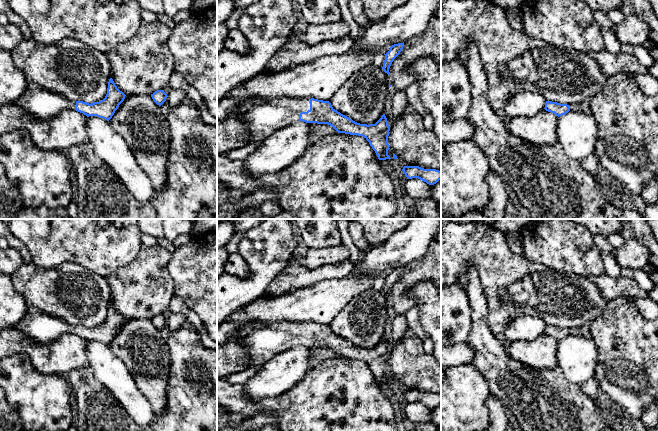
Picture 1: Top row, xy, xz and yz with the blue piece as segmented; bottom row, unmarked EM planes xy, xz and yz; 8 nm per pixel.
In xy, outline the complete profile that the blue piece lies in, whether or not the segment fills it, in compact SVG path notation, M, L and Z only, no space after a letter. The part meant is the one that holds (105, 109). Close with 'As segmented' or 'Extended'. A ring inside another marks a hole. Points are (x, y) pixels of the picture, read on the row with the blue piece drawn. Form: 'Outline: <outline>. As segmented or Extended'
Outline: M109 79L107 94L99 102L89 104L83 101L72 101L64 96L51 93L46 89L27 82L25 93L16 100L15 104L39 119L50 119L66 109L76 110L87 117L97 116L109 121L124 101L125 94Z. Extended

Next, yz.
Outline: M546 101L544 109L548 112L554 113L556 116L559 117L568 113L570 111L570 106L567 104Z. As segmented

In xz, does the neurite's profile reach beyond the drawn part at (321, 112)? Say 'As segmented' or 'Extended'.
Extended

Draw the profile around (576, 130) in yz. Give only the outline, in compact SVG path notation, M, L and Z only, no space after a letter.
M585 108L558 117L558 144L567 157L580 163L594 152L597 131L595 118Z

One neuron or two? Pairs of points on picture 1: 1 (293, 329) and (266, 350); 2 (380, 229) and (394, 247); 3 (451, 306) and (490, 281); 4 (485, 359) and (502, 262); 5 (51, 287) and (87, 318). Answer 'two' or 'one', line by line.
1: one
2: two
3: two
4: two
5: one

